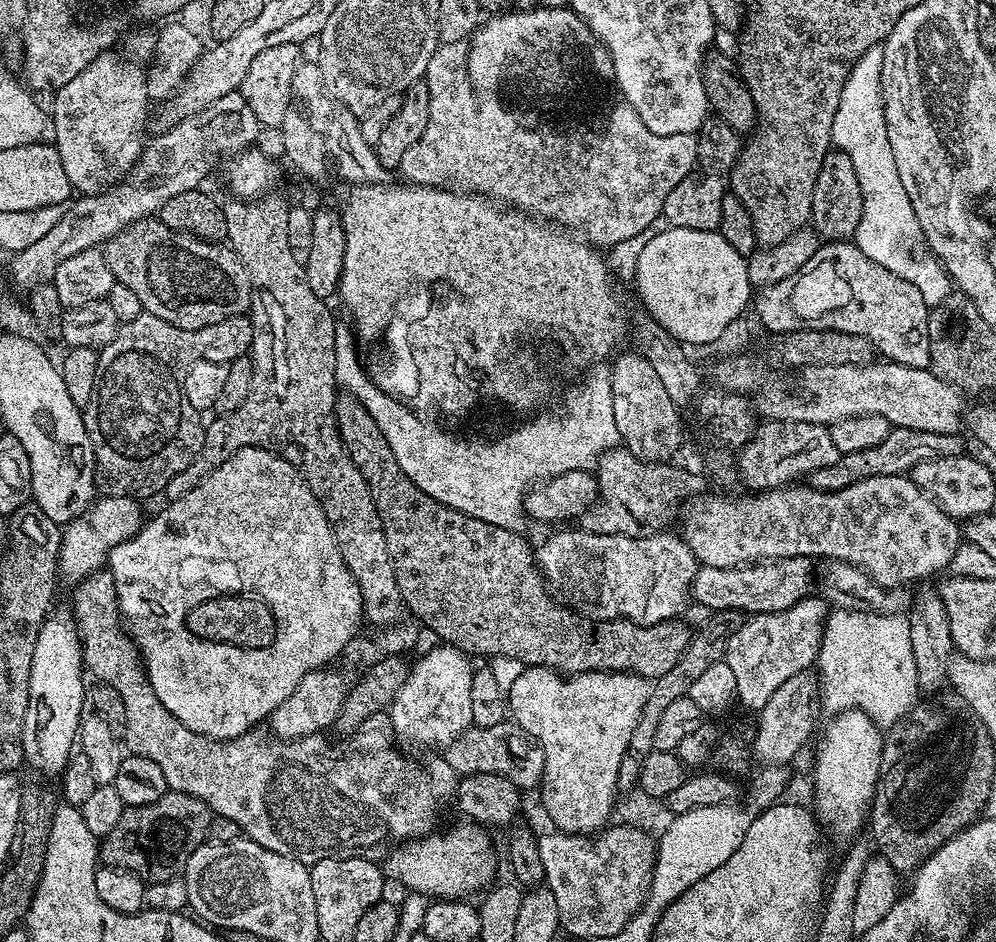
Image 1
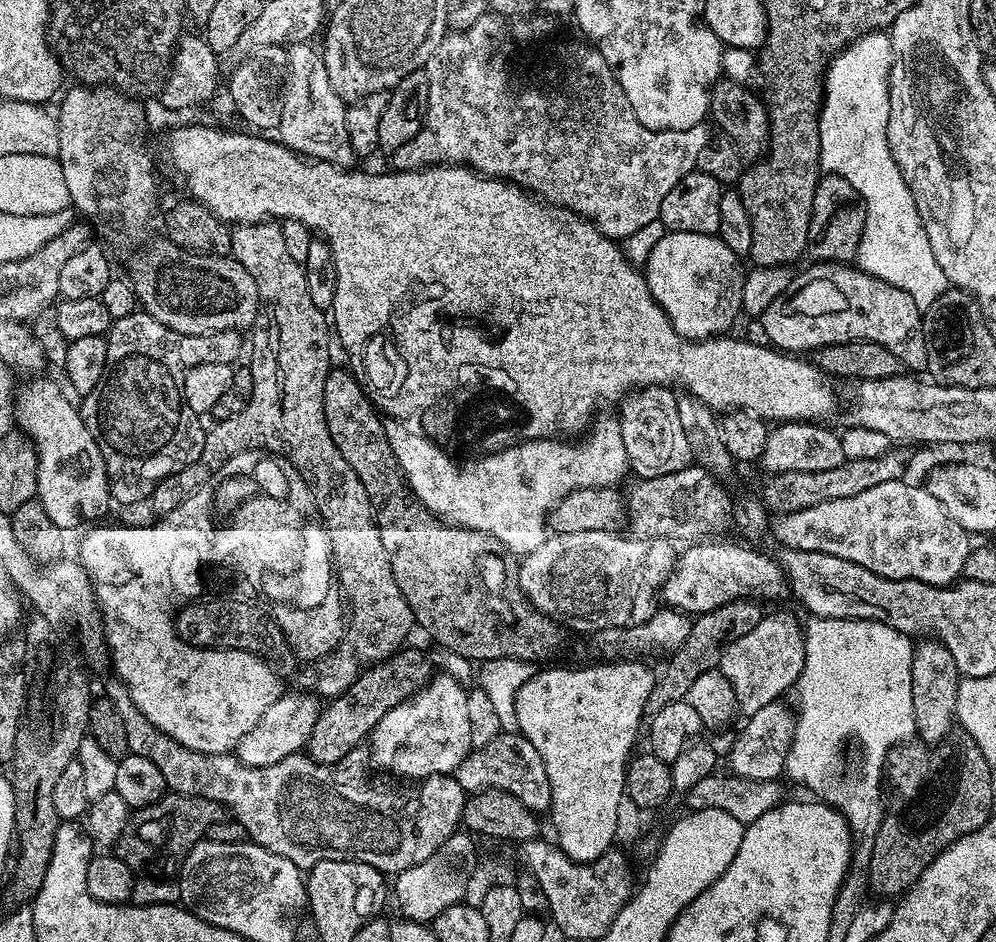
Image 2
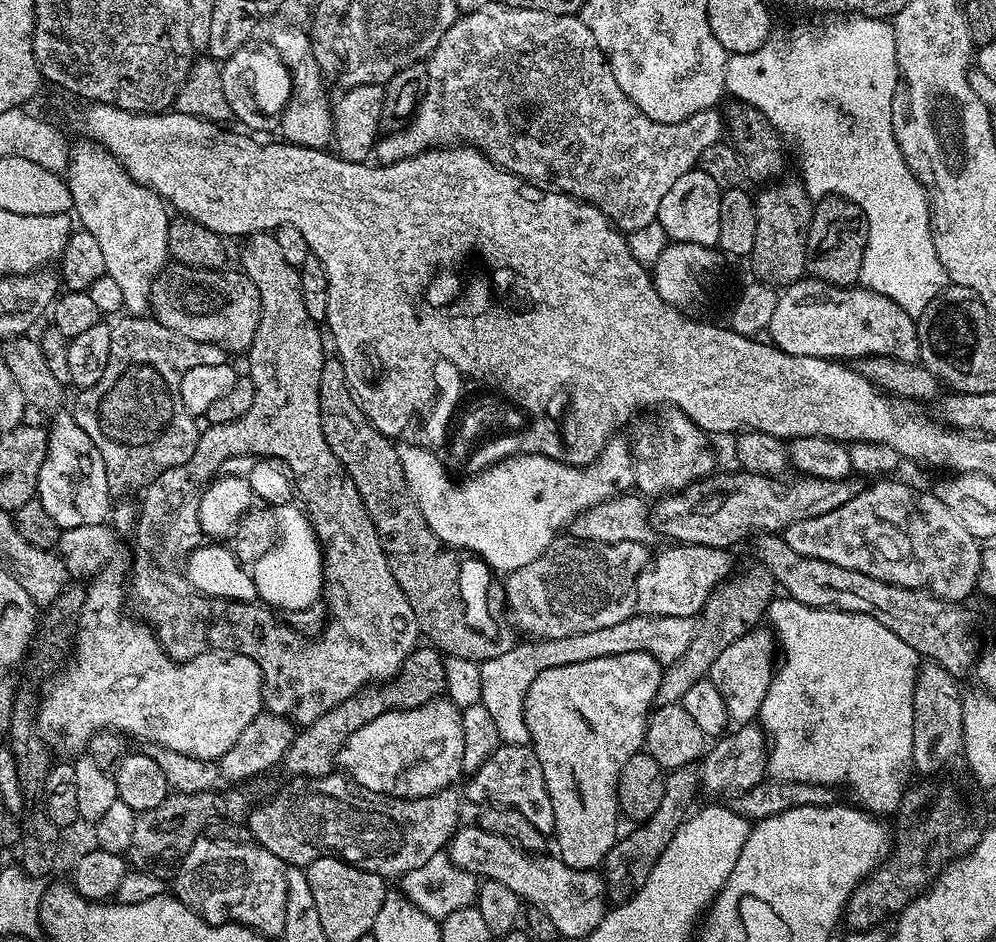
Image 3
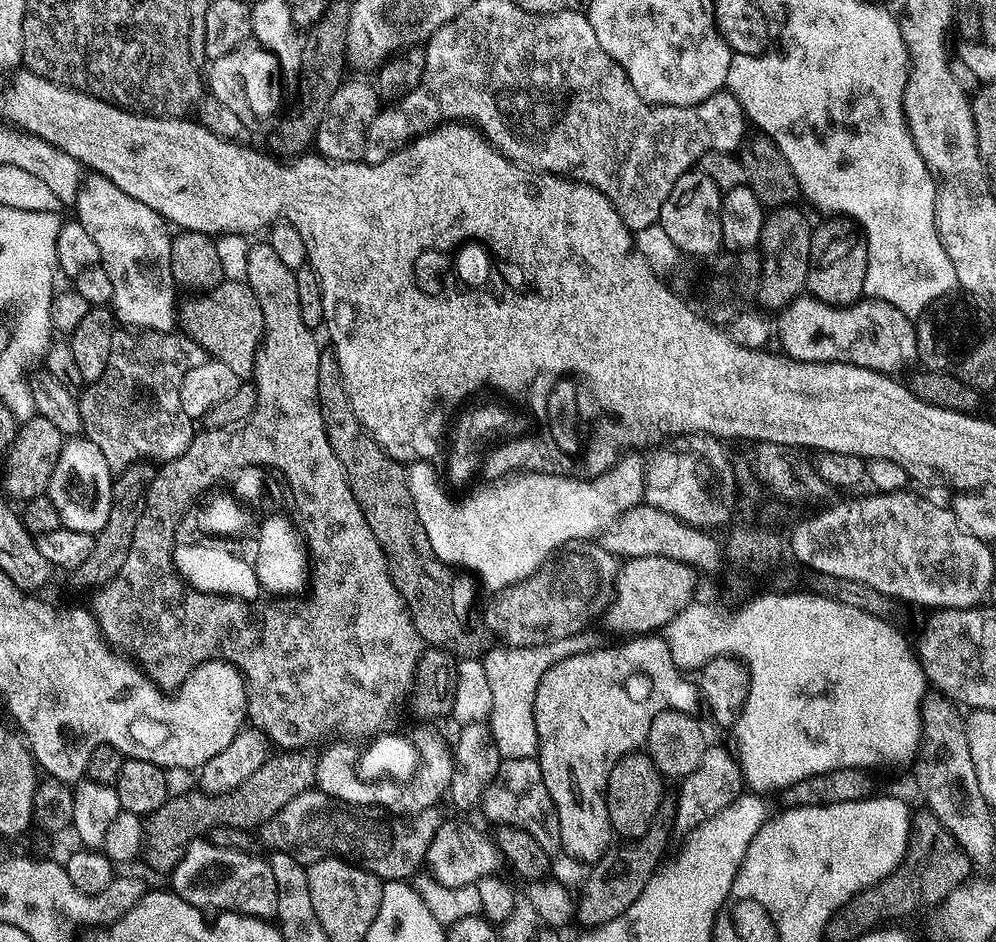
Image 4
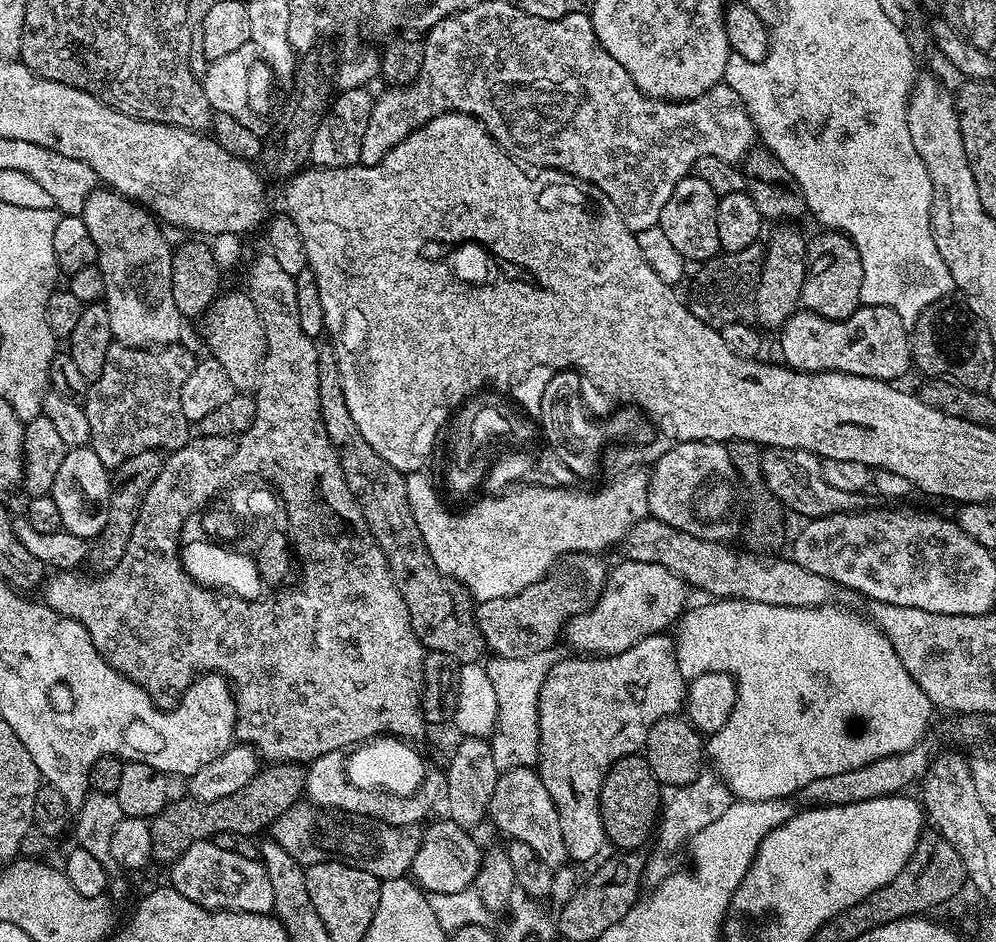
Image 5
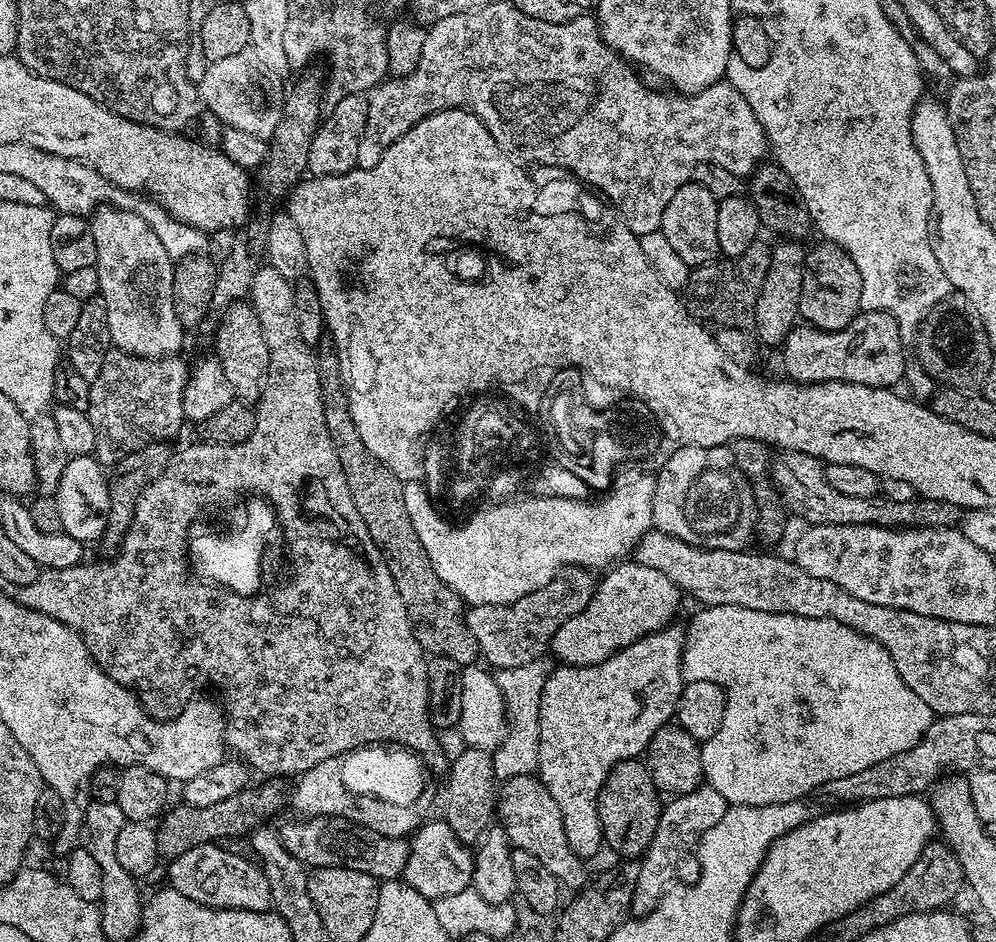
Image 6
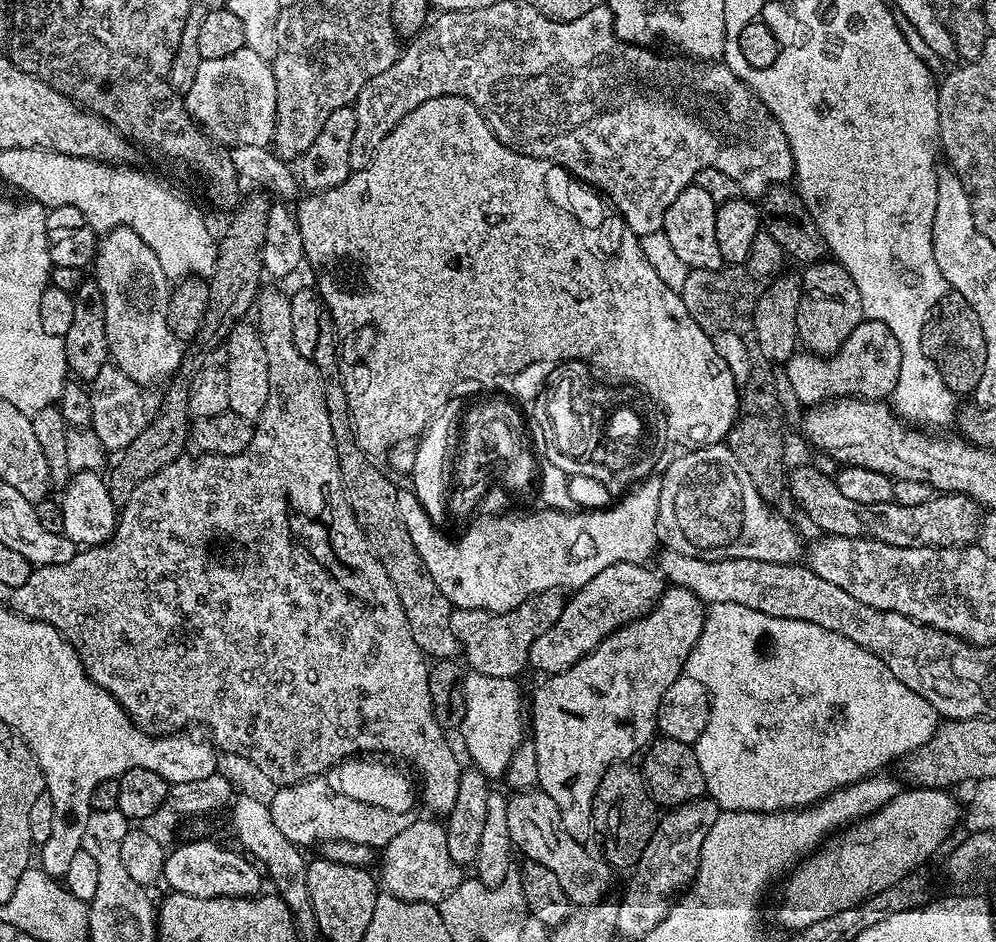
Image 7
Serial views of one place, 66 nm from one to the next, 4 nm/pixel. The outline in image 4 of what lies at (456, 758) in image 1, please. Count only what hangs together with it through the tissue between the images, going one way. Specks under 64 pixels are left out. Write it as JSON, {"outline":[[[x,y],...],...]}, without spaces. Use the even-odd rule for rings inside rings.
{"outline":[[[514,758],[504,760],[497,770],[496,776],[484,791],[484,796],[478,805],[479,811],[484,811],[484,816],[492,820],[493,825],[510,824],[526,830],[549,854],[561,851],[560,827],[558,826],[558,810],[550,798],[550,790],[546,790],[539,759]]]}

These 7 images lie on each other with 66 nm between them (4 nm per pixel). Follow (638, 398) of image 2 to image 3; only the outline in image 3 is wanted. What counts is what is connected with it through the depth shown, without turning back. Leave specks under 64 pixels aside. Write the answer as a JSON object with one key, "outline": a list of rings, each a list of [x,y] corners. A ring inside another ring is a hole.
{"outline":[[[668,406],[655,414],[645,415],[635,421],[632,430],[630,447],[636,469],[634,488],[645,497],[659,498],[674,492],[683,492],[691,484],[717,471],[716,456],[708,445],[709,433],[703,432],[677,408]]]}

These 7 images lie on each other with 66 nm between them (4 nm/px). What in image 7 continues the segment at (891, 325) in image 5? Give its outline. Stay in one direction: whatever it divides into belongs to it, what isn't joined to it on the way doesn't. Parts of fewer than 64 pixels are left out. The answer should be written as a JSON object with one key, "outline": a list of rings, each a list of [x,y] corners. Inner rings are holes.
{"outline":[[[865,319],[833,356],[825,358],[807,350],[798,350],[786,361],[782,371],[793,394],[804,406],[811,406],[837,398],[883,401],[893,395],[898,385],[901,363],[902,346],[898,346],[898,338],[890,334],[890,326]]]}

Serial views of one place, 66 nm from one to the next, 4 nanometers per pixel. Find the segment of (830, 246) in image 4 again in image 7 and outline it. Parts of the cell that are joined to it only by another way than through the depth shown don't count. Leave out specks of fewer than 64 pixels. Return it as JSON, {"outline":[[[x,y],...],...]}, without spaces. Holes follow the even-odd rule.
{"outline":[[[825,258],[807,265],[800,276],[798,302],[798,340],[807,351],[825,358],[833,356],[863,322],[862,294],[854,286],[854,278],[835,259]]]}

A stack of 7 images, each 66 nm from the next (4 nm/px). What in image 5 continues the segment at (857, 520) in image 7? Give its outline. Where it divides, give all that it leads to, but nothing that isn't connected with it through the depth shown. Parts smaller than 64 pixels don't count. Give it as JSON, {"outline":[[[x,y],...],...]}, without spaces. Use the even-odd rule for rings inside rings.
{"outline":[[[765,447],[760,453],[764,484],[778,498],[789,513],[797,512],[803,518],[829,516],[835,512],[859,512],[869,507],[865,493],[834,490],[824,477],[821,457],[801,448]]]}

